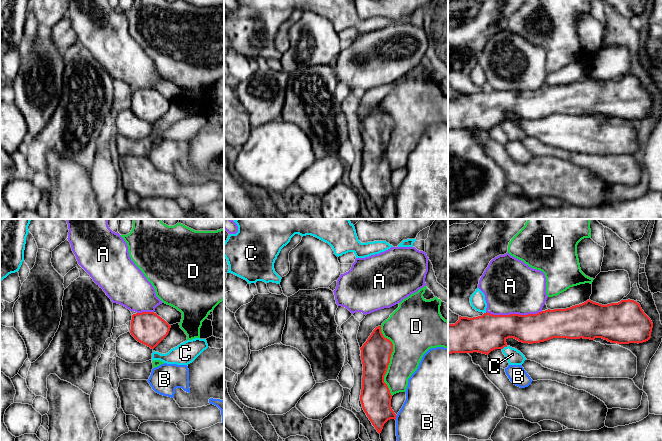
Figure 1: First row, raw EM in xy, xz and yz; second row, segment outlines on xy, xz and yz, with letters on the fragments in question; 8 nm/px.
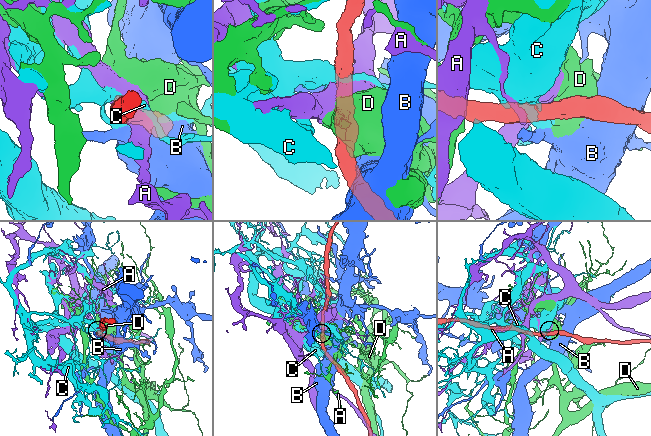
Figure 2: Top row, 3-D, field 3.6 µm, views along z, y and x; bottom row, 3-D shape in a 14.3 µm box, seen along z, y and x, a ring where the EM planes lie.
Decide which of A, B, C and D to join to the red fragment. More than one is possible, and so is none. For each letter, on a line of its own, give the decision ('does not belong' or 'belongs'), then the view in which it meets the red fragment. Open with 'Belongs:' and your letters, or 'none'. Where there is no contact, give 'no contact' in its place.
Belongs: none
A: does not belong | yz
B: does not belong | xz
C: does not belong | yz
D: does not belong | xz

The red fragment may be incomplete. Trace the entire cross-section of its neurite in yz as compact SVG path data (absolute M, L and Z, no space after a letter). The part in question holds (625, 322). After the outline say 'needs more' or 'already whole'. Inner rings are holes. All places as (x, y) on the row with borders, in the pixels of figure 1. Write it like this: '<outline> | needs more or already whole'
M621 300L618 303L602 305L591 301L572 306L566 309L545 310L537 314L519 315L493 315L484 313L482 316L468 318L459 316L459 320L455 324L448 324L448 354L452 353L473 353L478 352L488 355L495 349L503 349L507 347L506 340L514 338L522 343L540 343L553 338L567 339L590 339L602 338L611 343L629 344L643 343L651 338L653 323L651 319L644 313L639 303L634 300Z | already whole

